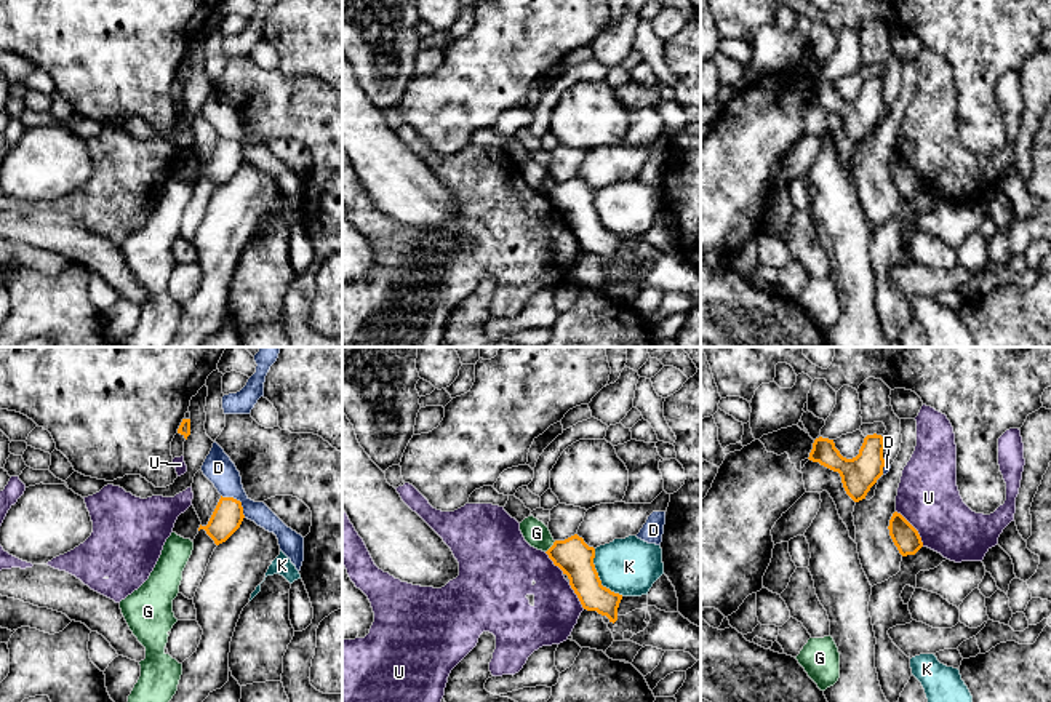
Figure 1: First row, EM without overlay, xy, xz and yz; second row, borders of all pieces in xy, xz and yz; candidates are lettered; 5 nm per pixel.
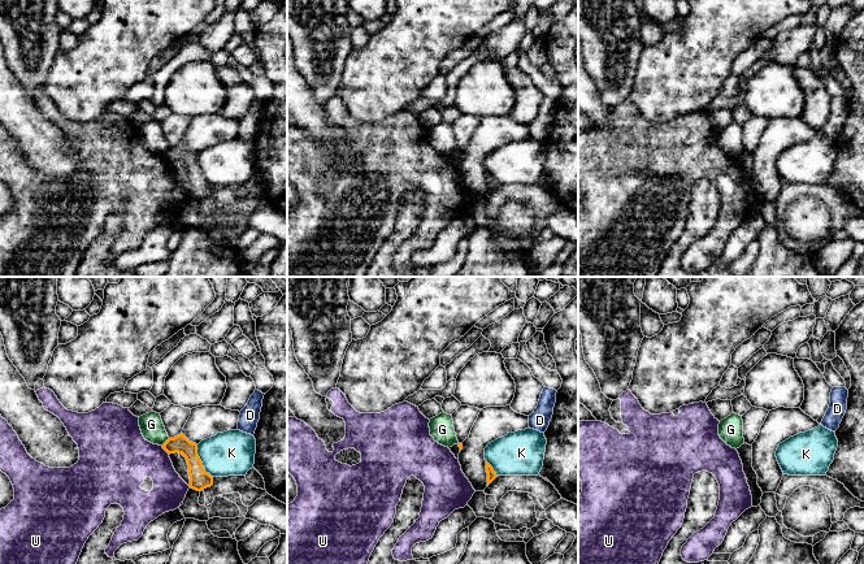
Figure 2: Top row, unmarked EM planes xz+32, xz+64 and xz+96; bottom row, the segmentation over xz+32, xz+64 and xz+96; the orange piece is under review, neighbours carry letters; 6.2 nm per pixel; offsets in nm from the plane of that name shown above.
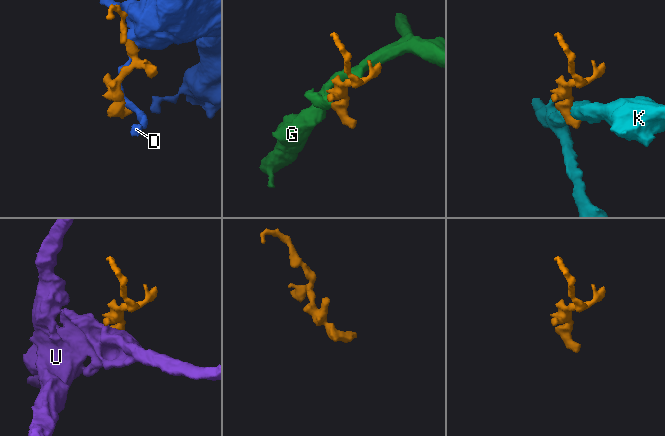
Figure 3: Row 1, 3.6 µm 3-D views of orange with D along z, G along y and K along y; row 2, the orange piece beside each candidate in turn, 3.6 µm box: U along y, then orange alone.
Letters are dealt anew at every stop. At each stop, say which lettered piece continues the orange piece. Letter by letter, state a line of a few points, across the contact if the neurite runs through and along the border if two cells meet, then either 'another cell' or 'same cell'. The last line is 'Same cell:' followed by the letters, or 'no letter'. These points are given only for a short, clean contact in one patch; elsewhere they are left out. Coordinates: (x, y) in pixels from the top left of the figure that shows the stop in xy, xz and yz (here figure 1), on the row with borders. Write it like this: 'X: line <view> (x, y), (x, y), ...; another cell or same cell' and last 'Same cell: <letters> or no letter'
D: line xy (221, 494), (235, 498), (245, 517); another cell
G: line xz (555, 541), (546, 552); another cell
K: line xz (594, 549), (594, 568), (600, 582), (623, 595); another cell
U: another cell
Same cell: no letter

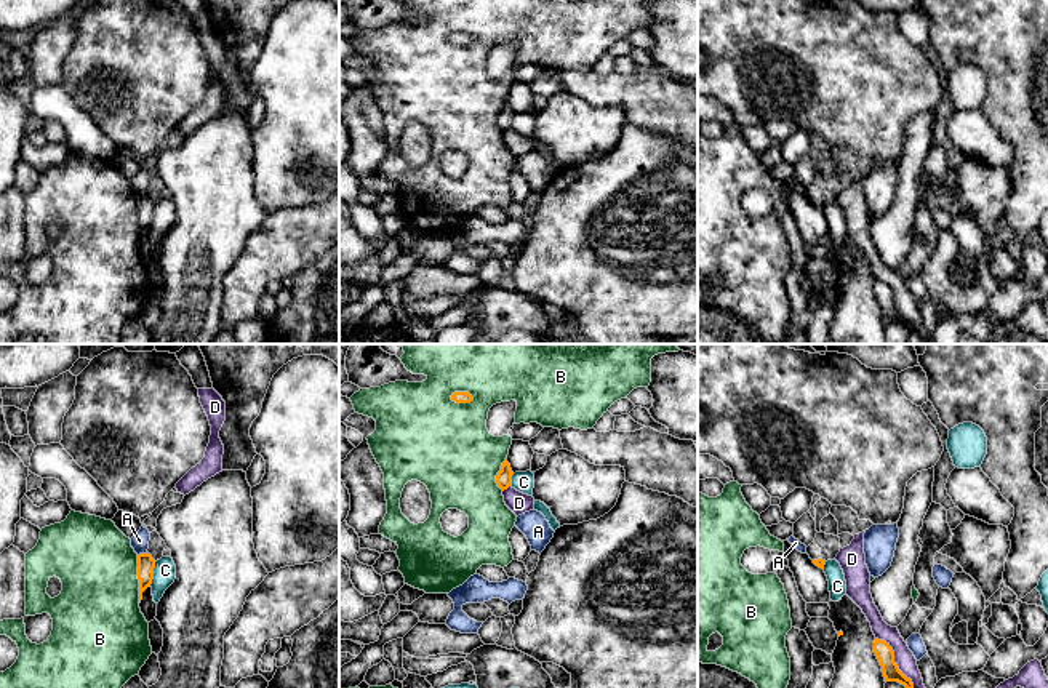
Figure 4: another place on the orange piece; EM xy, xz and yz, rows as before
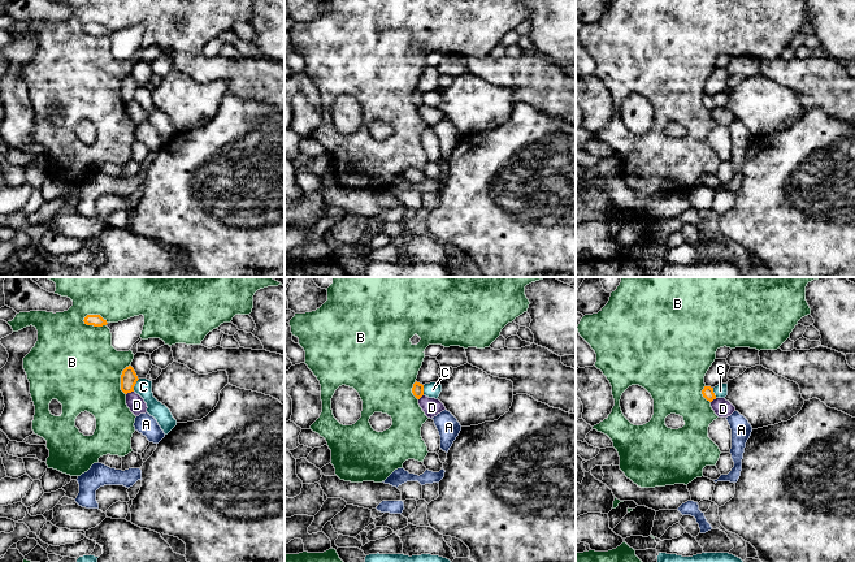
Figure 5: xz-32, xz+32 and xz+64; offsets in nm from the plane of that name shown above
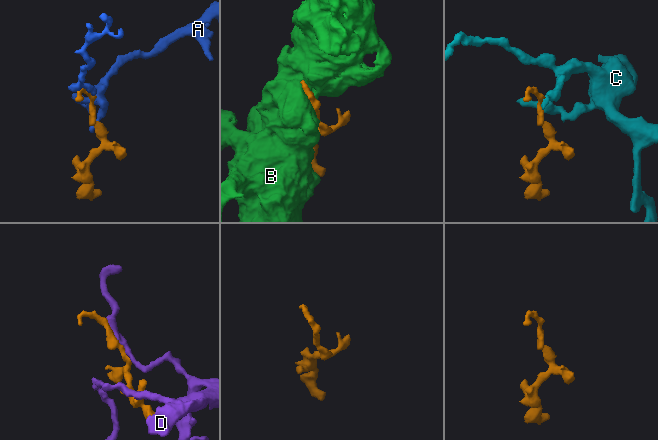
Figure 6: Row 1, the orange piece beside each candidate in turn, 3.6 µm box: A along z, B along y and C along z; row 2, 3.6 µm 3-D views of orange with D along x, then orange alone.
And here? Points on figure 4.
A: another cell
B: another cell
C: line xy (156, 562), (149, 586); another cell
D: another cell
Same cell: no letter

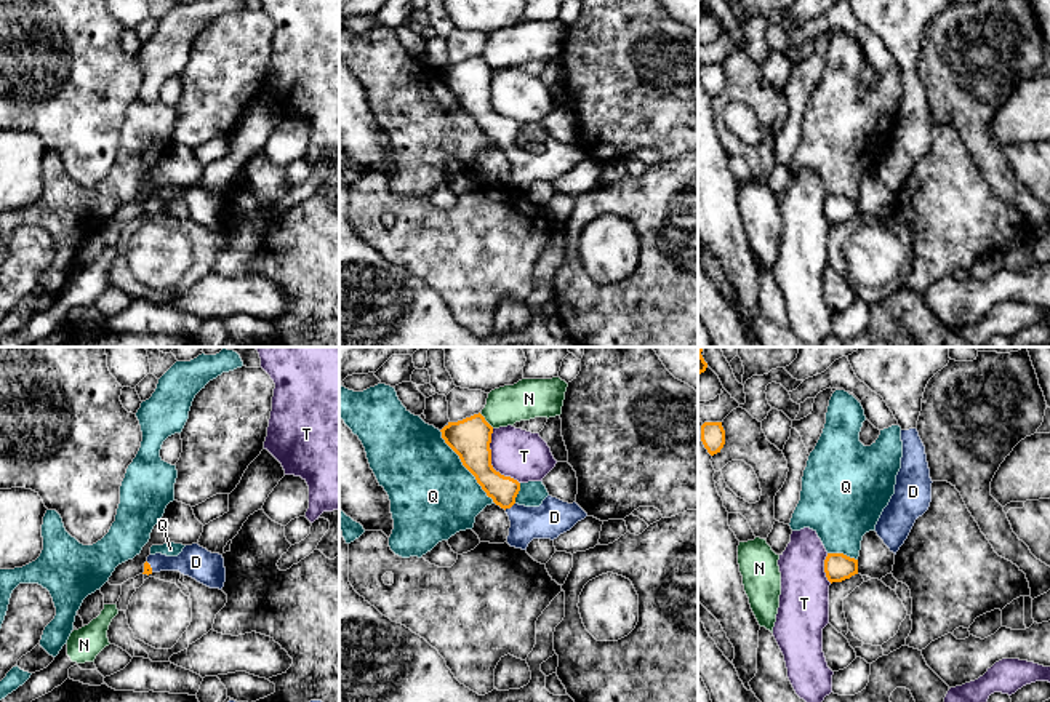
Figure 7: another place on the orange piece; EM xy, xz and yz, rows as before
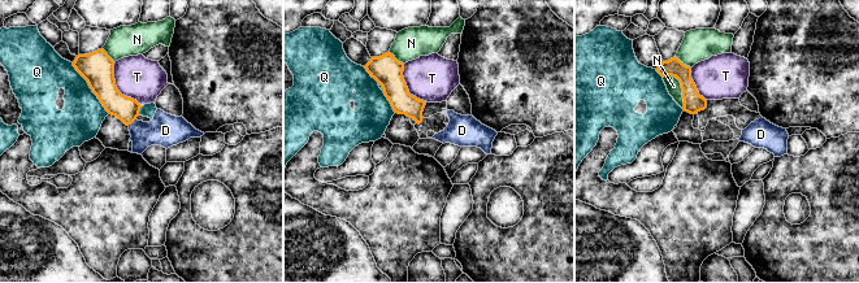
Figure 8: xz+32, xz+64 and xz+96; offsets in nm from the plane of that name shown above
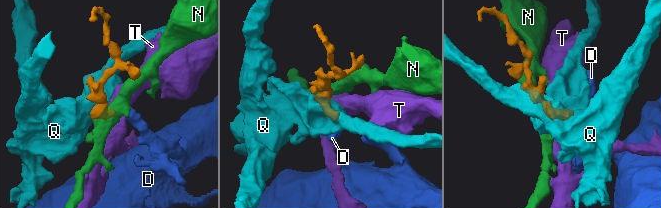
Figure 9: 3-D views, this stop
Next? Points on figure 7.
D: line xz (503, 490), (509, 507), (520, 517), (554, 517); same cell
N: another cell
Q: another cell
T: line xz (492, 429), (490, 464), (519, 483); another cell
Same cell: D

